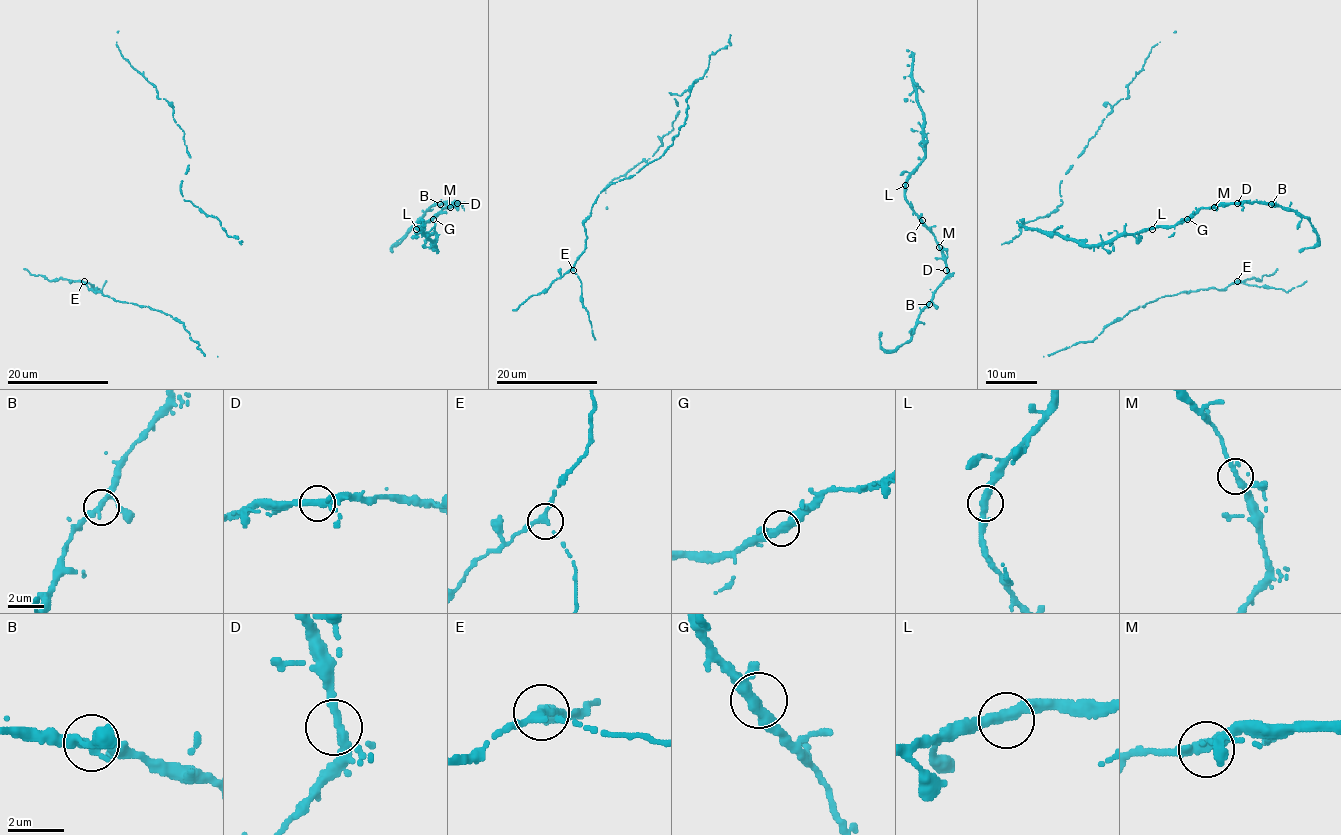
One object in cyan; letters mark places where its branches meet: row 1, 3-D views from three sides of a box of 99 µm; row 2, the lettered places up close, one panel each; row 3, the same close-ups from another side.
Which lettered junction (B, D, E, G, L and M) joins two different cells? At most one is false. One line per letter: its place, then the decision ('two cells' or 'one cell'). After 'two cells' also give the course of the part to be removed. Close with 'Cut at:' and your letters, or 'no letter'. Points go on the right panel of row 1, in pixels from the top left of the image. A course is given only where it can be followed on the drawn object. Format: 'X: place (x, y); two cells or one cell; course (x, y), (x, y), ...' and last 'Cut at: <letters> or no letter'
B: place (1271, 204); one cell
D: place (1237, 203); one cell
E: place (1237, 281); one cell
G: place (1187, 219); one cell
L: place (1152, 229); one cell
M: place (1214, 207); one cell
Cut at: no letter

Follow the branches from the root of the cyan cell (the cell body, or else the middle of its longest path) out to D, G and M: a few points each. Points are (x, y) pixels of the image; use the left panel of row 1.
D: (415, 238), (424, 235), (434, 245), (434, 234), (427, 234), (415, 226), (423, 225), (443, 208), (457, 203)
G: (415, 238), (424, 235), (434, 245), (434, 234), (427, 234), (415, 226), (433, 219)
M: (415, 238), (424, 235), (434, 245), (434, 234), (427, 234), (415, 226), (423, 225), (450, 207)

